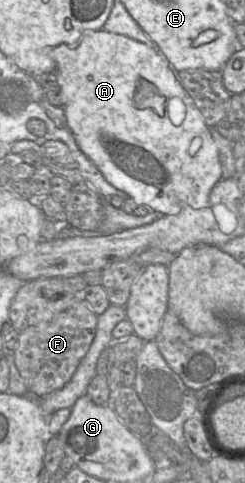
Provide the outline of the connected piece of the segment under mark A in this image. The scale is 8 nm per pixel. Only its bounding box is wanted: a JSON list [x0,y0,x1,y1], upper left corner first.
[53,29,222,215]

